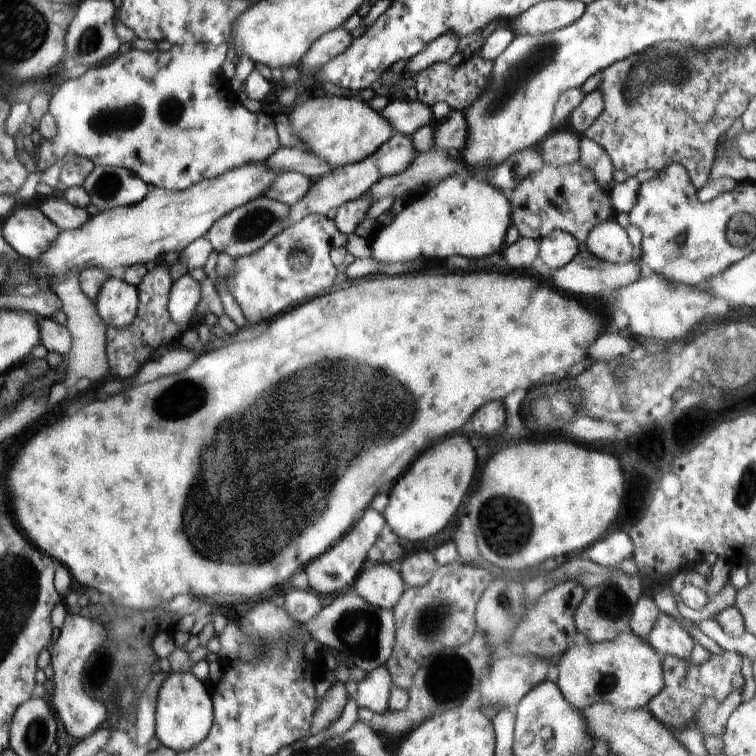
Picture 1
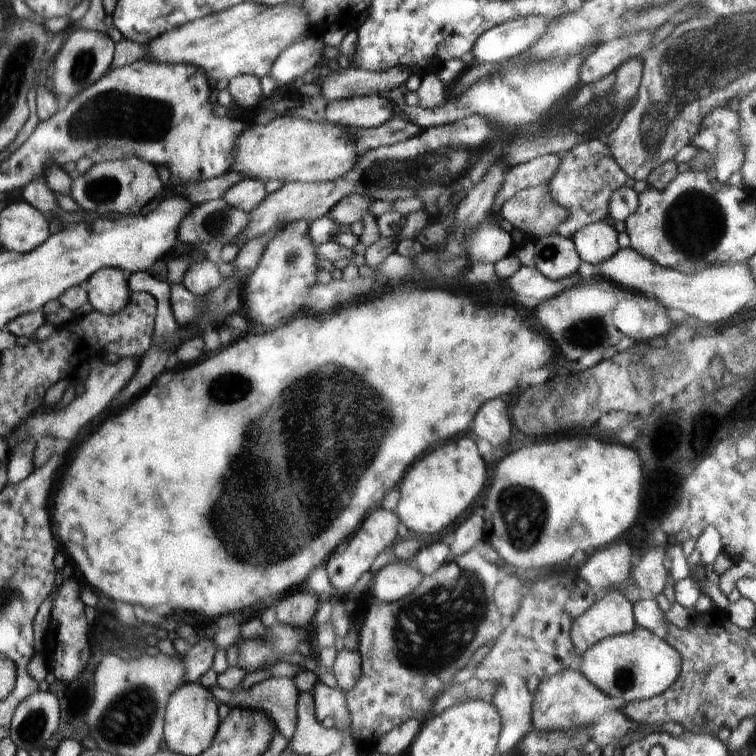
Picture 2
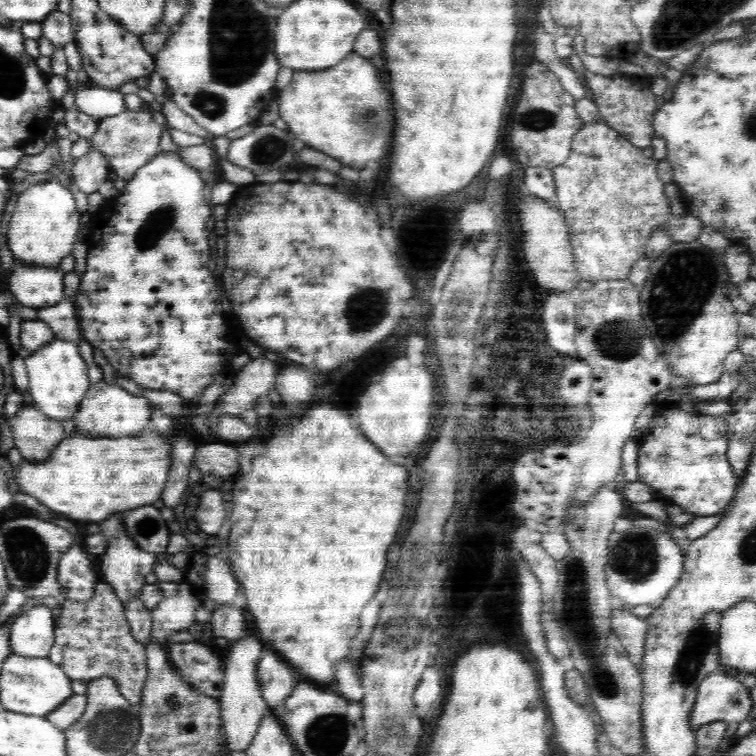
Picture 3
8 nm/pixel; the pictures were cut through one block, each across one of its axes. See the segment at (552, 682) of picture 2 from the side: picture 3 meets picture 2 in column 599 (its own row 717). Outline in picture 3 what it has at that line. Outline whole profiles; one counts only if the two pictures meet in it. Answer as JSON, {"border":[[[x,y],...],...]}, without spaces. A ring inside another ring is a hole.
{"border":[[[718,671],[699,684],[689,725],[696,730],[712,722],[724,721],[736,730],[738,724],[746,720],[753,705],[747,686],[738,678]]]}

